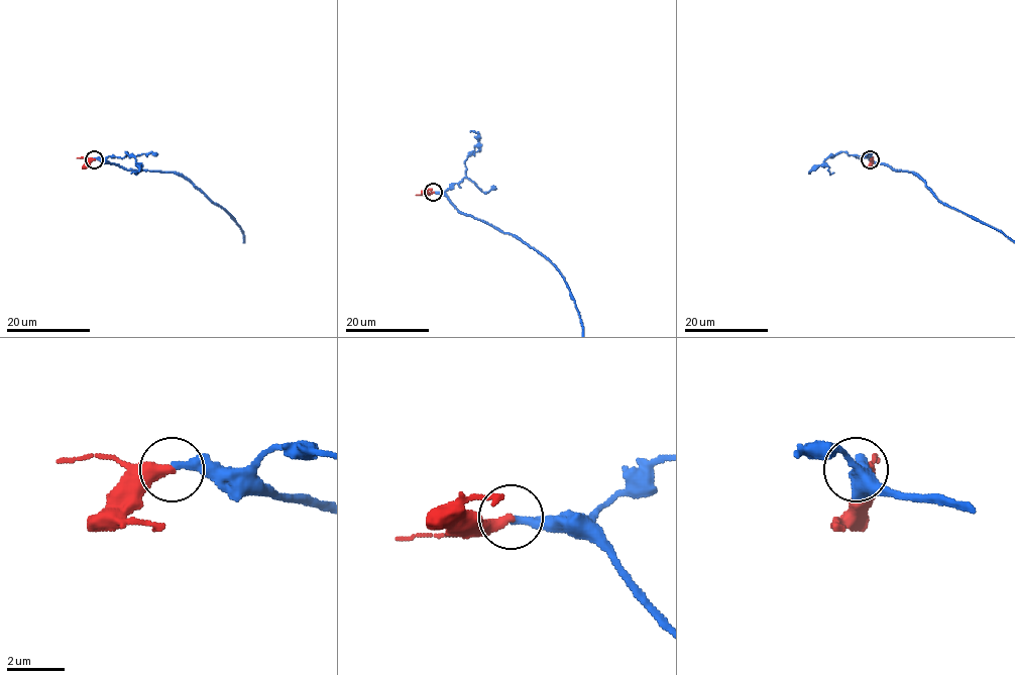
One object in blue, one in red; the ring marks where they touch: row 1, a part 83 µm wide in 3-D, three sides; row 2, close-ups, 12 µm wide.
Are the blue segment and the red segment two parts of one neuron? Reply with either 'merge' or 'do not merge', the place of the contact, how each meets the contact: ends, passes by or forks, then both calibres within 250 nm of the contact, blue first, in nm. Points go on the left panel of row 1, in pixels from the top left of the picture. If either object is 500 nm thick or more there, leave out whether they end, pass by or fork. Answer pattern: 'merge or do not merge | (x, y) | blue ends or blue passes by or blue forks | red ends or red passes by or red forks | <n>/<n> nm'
do not merge | (94, 159) | blue ends | red ends | 280/400 nm

